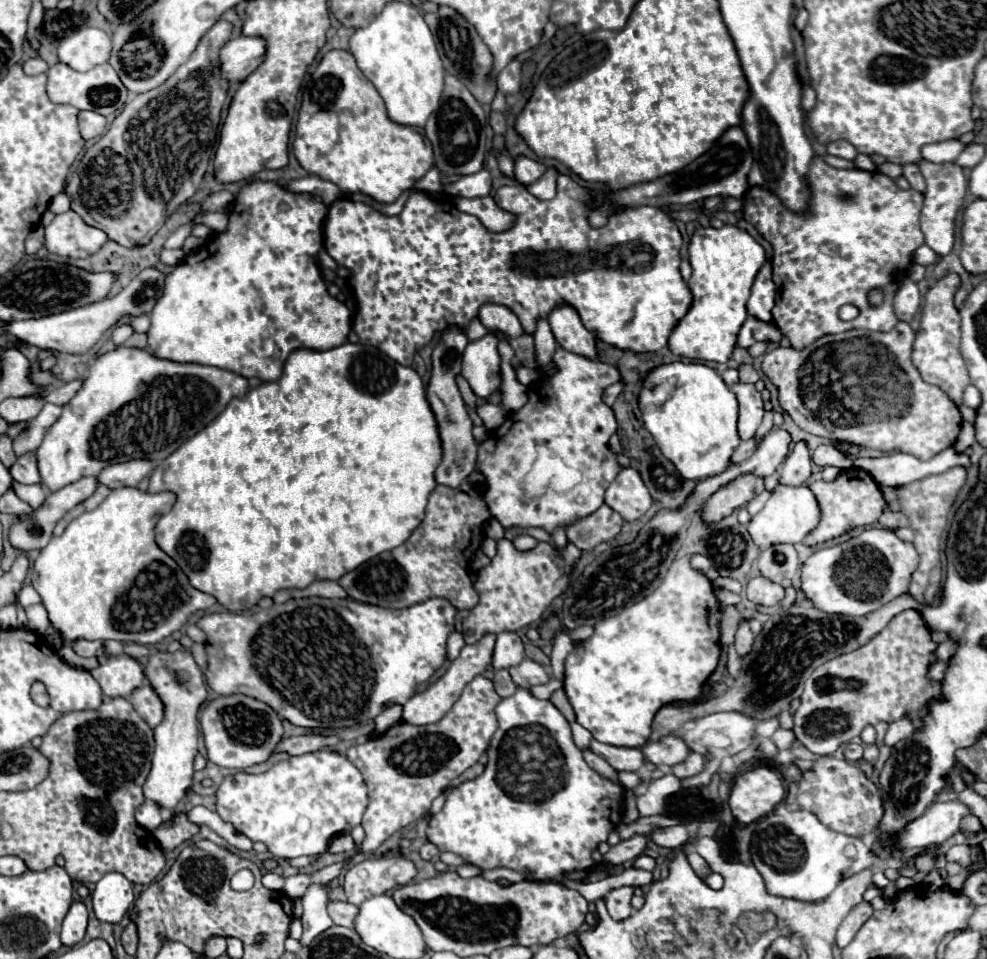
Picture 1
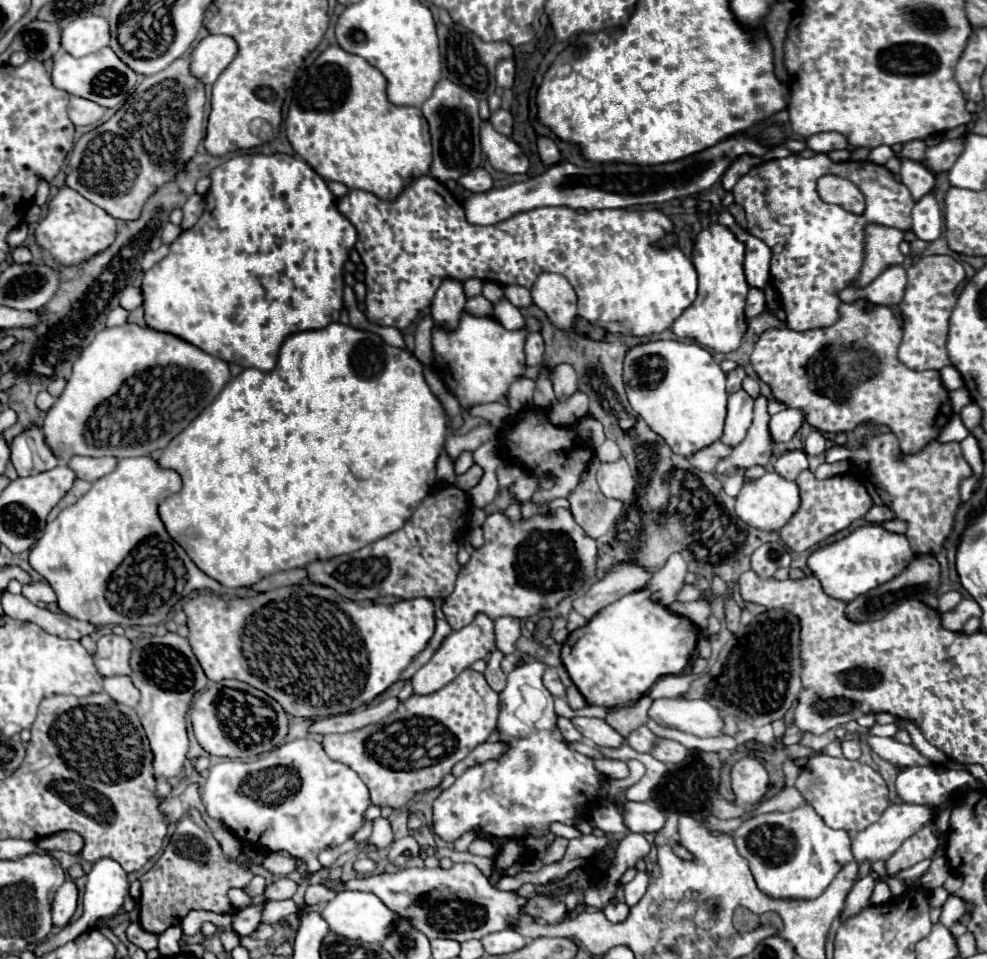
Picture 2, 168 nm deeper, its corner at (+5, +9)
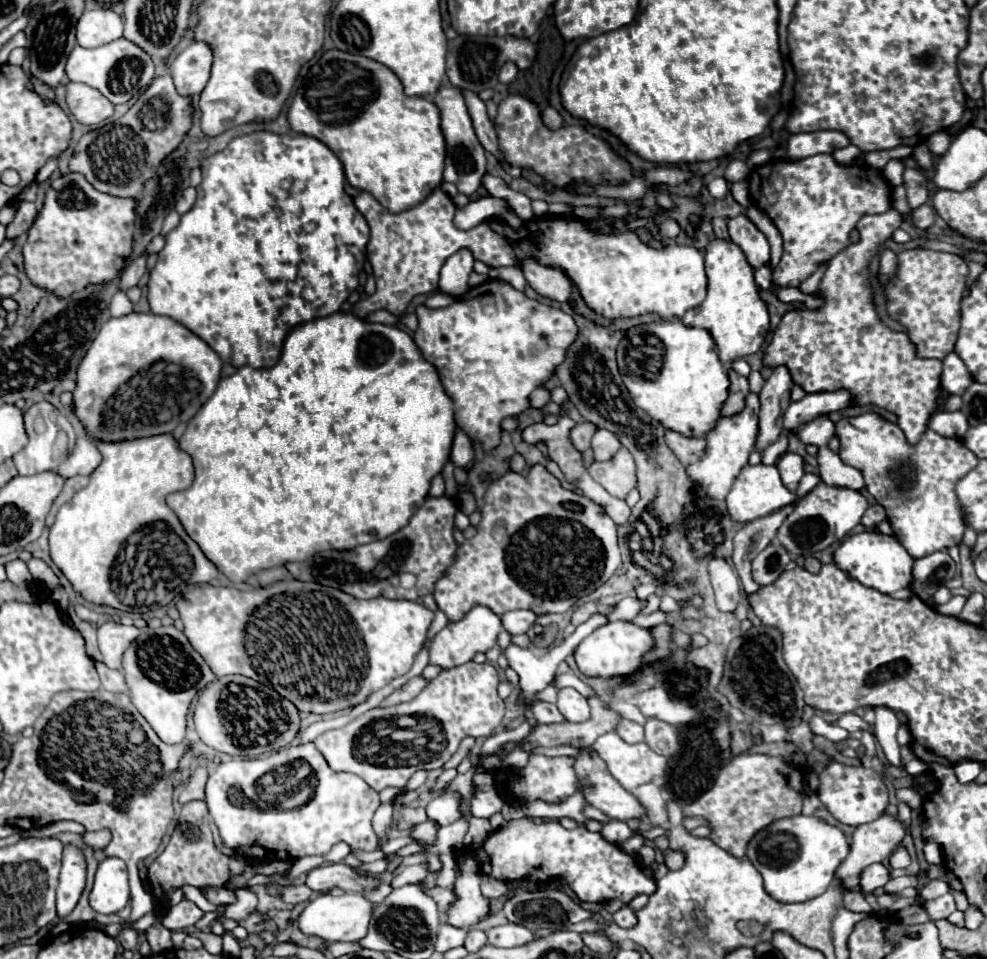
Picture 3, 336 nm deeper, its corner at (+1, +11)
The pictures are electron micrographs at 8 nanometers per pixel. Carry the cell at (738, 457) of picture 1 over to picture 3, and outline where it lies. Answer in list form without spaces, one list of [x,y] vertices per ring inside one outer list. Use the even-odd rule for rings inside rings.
[[[667,431],[665,433],[665,441],[671,447],[671,451],[679,457],[679,461],[683,465],[693,465],[697,463],[707,449],[705,439],[695,439],[695,437],[683,437],[675,431]]]

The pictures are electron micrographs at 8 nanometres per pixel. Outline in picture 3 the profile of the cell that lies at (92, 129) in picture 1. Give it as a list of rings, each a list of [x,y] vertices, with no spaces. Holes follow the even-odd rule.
[[[67,83],[65,103],[71,115],[83,125],[97,125],[113,115],[113,103],[83,83]]]

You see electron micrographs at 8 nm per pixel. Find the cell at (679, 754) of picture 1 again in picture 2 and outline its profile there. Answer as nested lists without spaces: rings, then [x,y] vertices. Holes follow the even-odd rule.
[[[643,725],[643,727],[637,727],[635,731],[631,731],[631,735],[625,737],[625,743],[627,743],[631,749],[639,751],[639,753],[649,753],[651,747],[653,747],[653,743],[655,743],[655,739],[657,739],[657,737]]]

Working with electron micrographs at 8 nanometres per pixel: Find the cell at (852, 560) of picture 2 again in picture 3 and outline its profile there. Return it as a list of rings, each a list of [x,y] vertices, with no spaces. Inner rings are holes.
[[[863,531],[851,535],[835,549],[833,563],[865,587],[877,589],[895,599],[907,599],[913,595],[911,589],[907,589],[907,581],[911,581],[913,557],[907,553],[907,549],[895,535],[883,535],[879,531]]]

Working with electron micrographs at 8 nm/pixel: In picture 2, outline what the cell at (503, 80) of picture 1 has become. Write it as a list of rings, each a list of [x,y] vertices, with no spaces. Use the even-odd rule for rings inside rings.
[[[505,59],[497,65],[497,85],[503,89],[511,89],[515,81],[515,63],[511,59]]]

